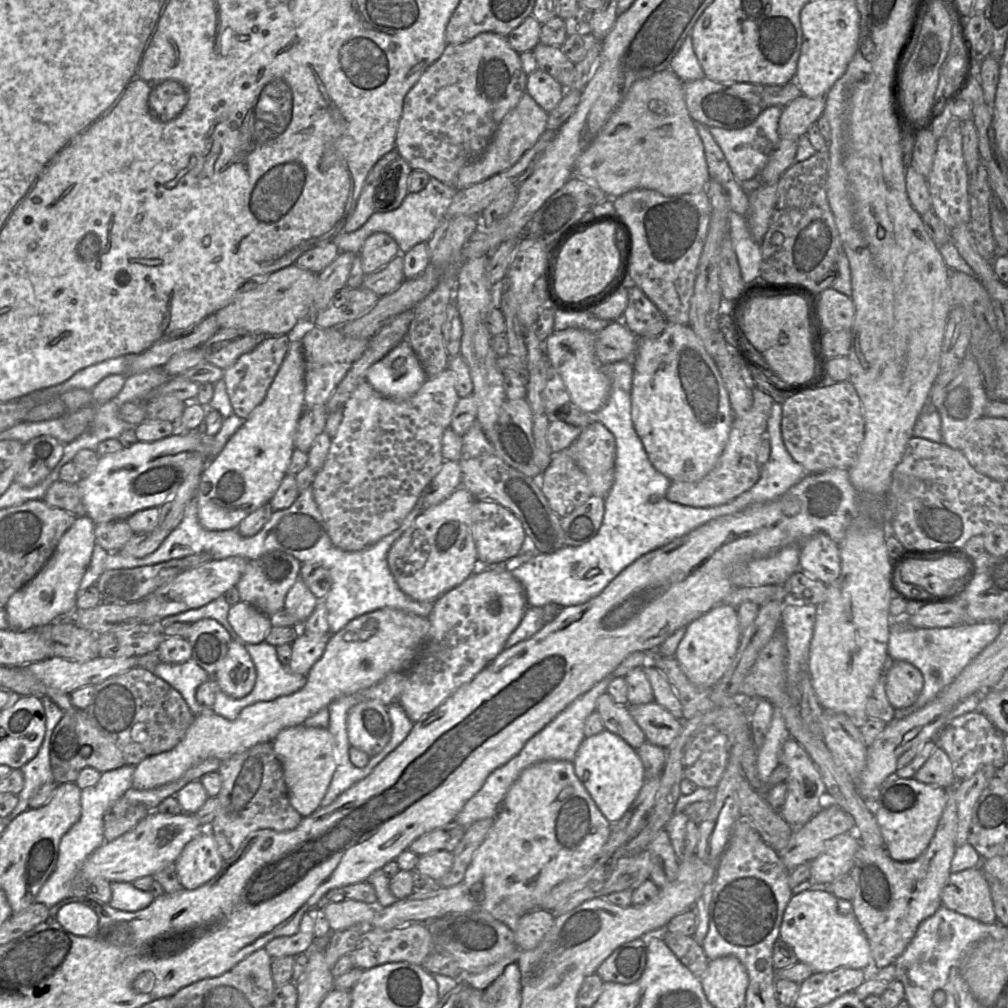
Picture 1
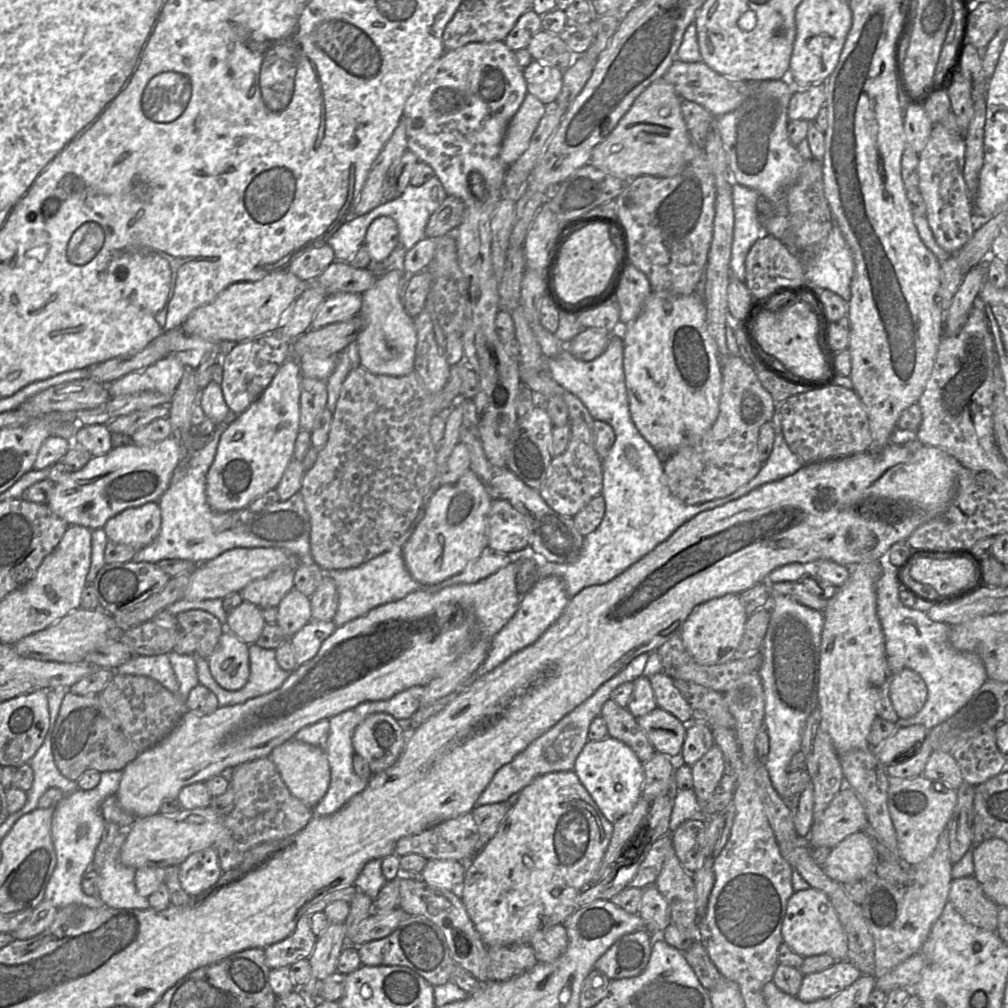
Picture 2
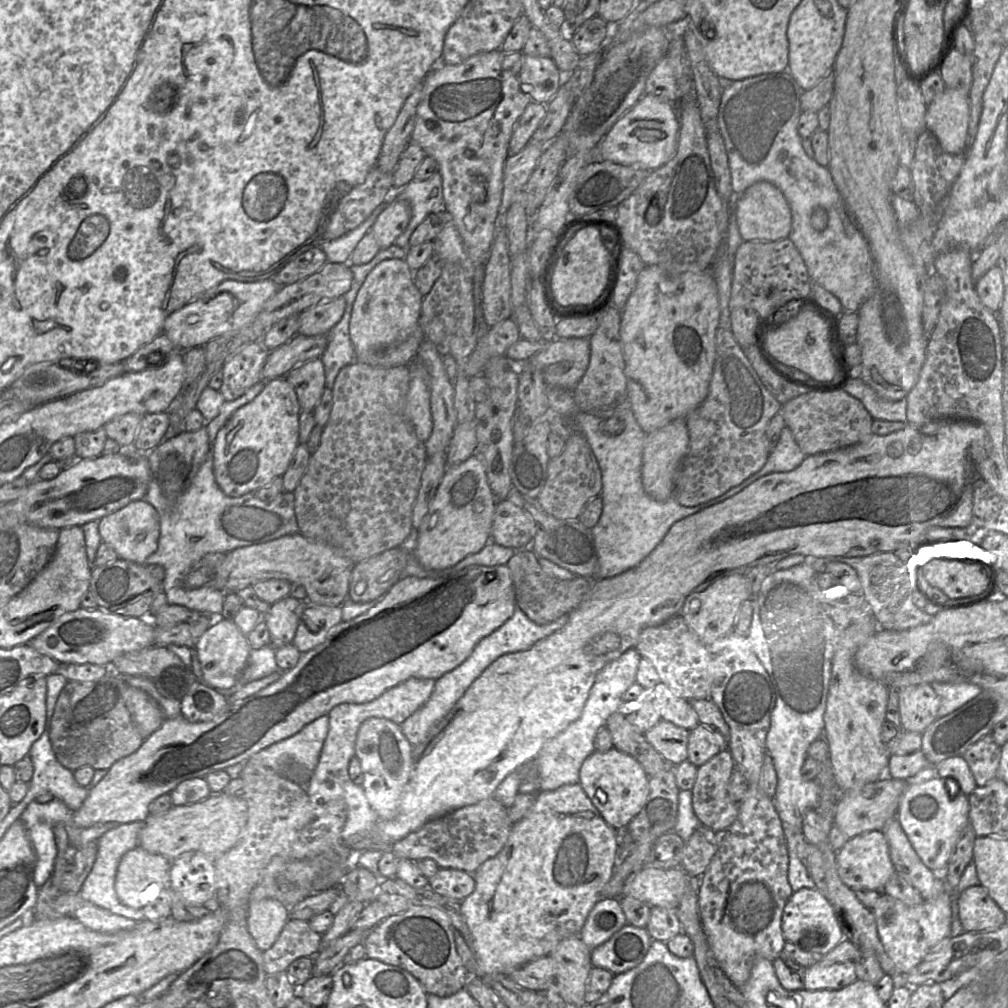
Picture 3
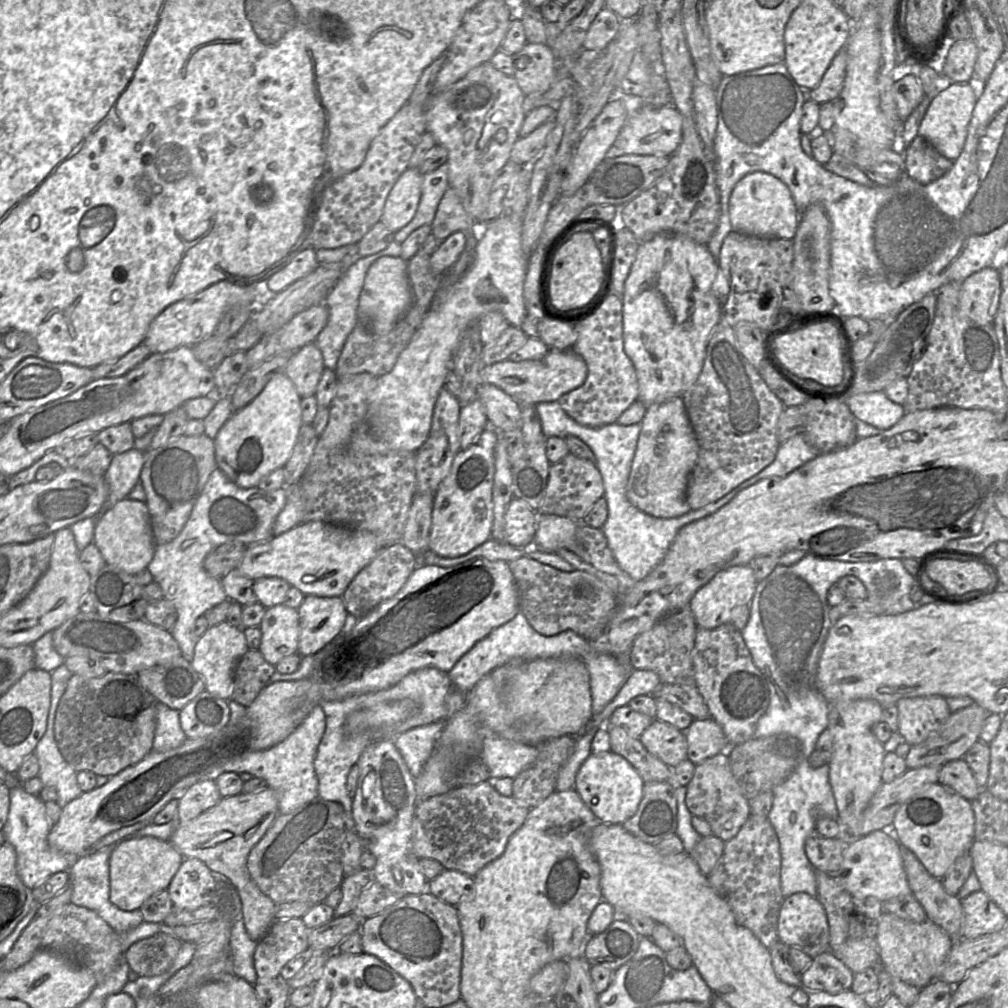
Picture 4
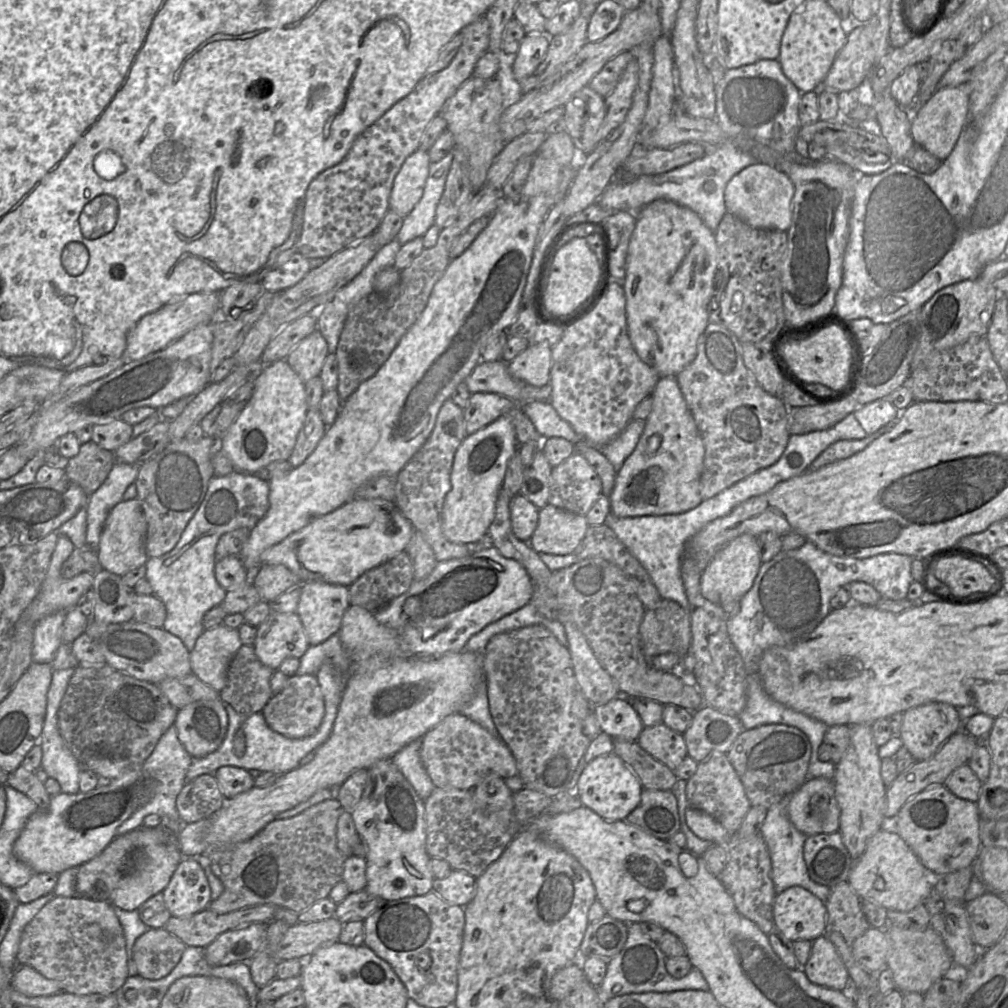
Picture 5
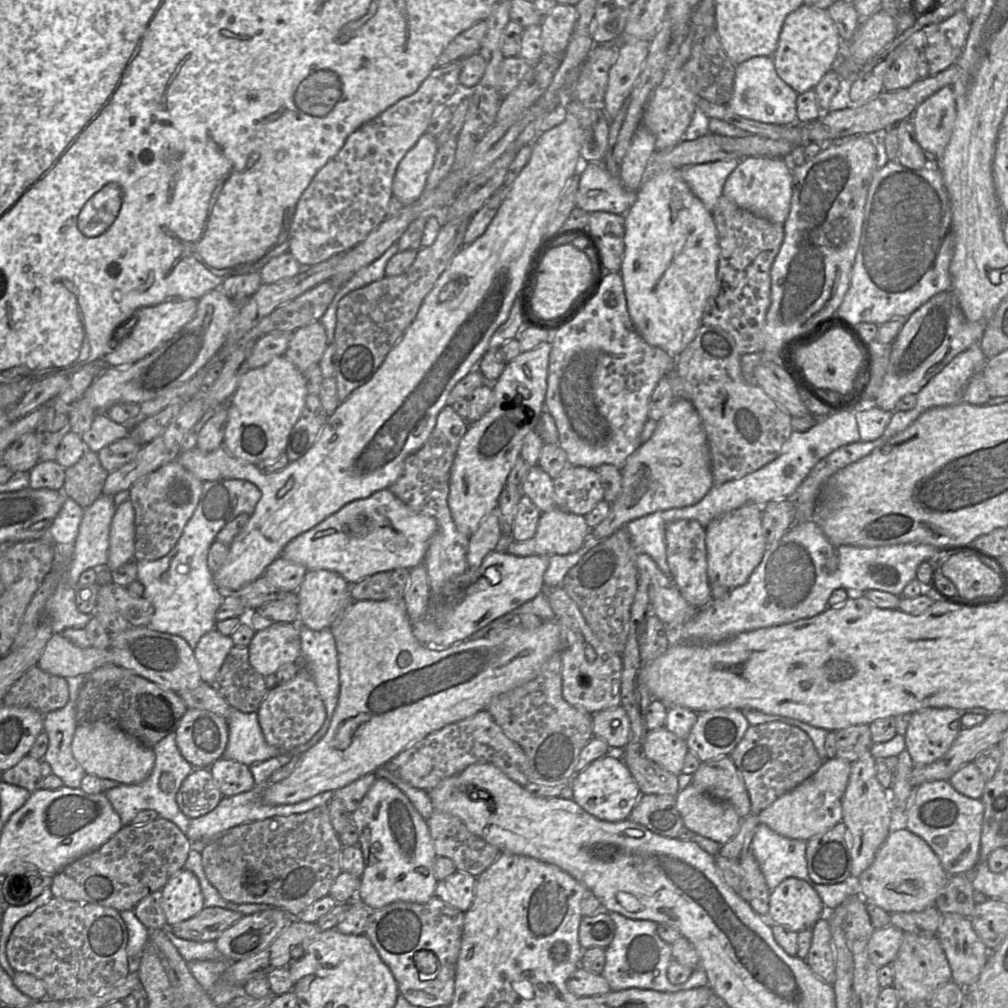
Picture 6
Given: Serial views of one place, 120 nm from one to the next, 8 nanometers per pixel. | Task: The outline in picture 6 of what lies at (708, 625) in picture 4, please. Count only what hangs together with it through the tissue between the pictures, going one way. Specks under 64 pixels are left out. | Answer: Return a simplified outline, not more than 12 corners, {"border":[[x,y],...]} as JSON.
{"border":[[762,506],[706,529],[710,583],[745,584],[766,550]]}

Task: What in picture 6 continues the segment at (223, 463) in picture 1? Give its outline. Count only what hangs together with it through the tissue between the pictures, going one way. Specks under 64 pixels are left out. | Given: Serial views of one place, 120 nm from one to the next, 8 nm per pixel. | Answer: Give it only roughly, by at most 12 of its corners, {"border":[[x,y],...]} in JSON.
{"border":[[284,355],[249,369],[223,446],[255,465],[286,453],[308,395]]}

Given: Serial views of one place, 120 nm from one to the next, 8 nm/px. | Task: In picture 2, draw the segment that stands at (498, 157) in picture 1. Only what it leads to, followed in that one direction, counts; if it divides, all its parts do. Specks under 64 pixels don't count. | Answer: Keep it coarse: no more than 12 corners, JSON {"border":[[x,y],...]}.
{"border":[[527,93],[501,147],[506,166],[528,148],[548,106]]}

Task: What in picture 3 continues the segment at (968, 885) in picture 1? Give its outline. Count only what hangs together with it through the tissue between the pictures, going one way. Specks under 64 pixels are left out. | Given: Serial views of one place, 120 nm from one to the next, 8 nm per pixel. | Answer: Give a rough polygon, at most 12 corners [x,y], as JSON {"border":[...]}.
{"border":[[980,884],[954,897],[964,932],[994,931],[1007,915]]}

